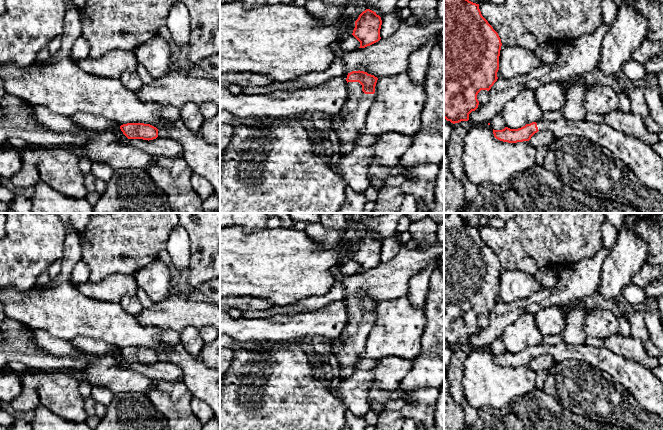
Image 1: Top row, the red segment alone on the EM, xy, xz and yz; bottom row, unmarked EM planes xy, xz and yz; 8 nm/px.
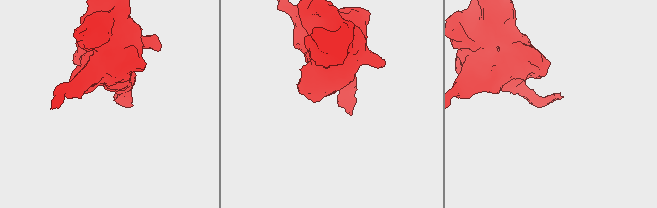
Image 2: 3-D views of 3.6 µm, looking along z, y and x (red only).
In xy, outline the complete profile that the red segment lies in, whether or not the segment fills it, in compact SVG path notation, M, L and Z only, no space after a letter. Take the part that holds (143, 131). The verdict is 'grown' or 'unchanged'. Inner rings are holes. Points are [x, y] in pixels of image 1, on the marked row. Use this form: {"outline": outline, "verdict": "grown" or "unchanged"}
{"outline": "M127 123L120 126L128 139L153 140L158 137L158 129L150 124Z", "verdict": "unchanged"}

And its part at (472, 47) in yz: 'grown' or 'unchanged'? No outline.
unchanged

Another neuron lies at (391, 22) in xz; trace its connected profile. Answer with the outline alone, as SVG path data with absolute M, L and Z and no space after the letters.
M395 12L382 15L381 20L382 20L382 25L380 29L381 38L388 38L392 34L396 33L398 28L403 23L401 16Z

